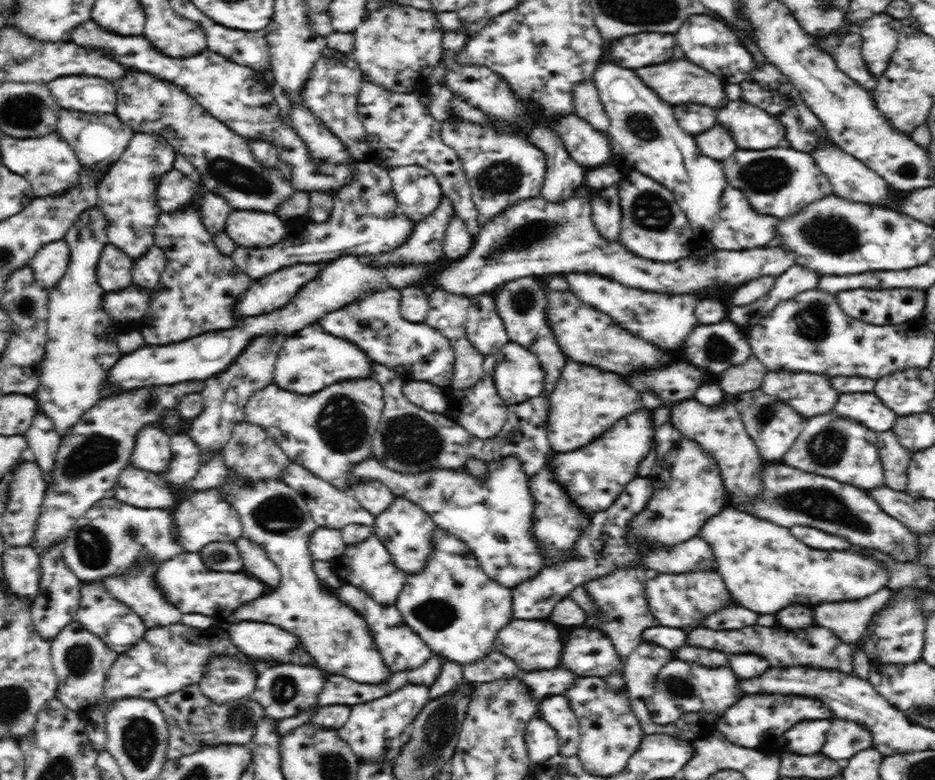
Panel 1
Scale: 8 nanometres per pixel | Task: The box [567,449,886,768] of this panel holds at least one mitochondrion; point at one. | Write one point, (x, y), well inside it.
(815, 502)

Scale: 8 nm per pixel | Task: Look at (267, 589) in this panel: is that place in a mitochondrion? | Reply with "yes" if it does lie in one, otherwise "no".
no

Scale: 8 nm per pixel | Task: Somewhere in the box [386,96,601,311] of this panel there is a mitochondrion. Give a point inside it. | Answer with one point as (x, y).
(503, 176)

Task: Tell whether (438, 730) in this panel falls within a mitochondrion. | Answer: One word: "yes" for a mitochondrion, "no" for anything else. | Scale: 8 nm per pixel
yes

